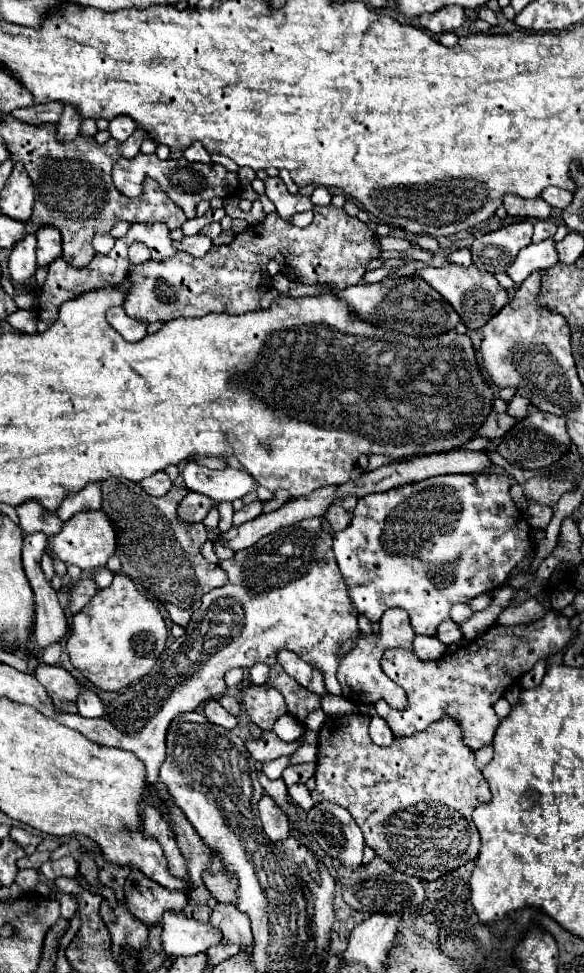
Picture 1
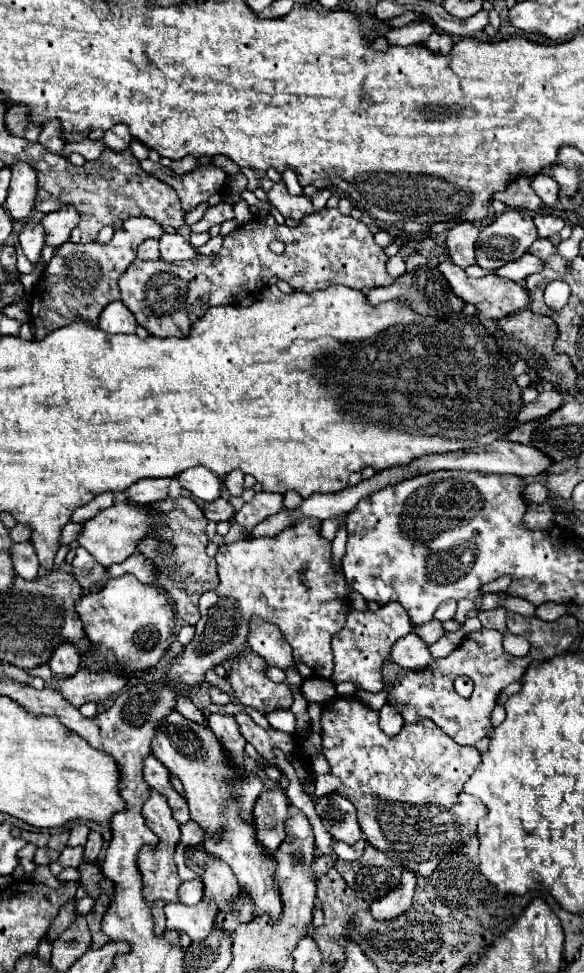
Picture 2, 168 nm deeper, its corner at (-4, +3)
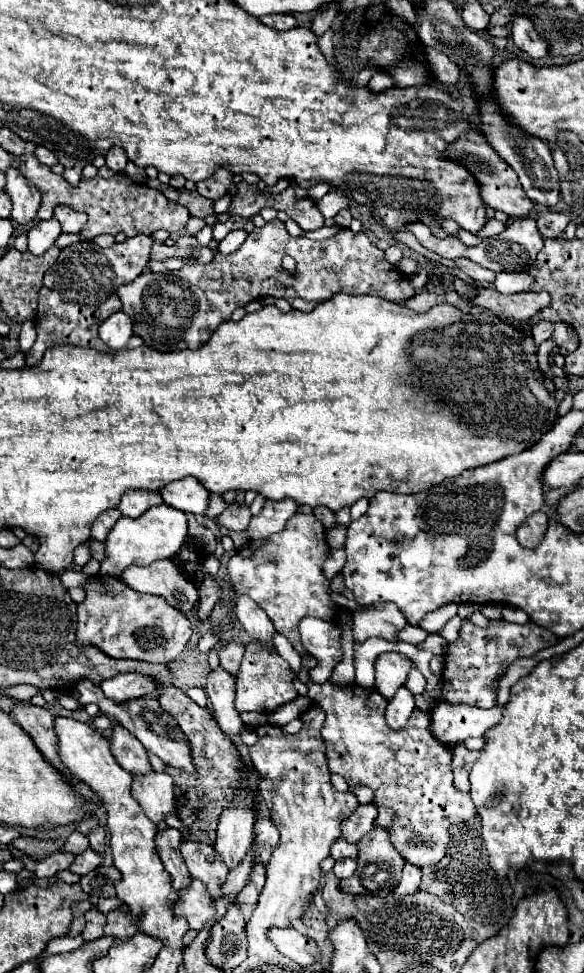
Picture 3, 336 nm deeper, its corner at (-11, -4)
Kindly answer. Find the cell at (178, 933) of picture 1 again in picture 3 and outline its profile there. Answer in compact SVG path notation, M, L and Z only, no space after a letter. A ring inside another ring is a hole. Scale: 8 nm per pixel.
M197 879L191 881L191 887L187 891L183 891L183 895L181 895L181 905L179 905L177 915L183 915L189 923L189 927L195 931L201 931L205 927L205 923L215 917L213 899L211 899L207 887L203 887L203 883L199 883Z

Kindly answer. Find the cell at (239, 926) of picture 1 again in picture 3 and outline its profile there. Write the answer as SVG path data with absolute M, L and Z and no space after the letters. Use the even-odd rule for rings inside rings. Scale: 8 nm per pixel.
M183 841L183 845L179 849L187 863L191 877L203 881L207 891L211 893L211 897L217 899L221 893L221 887L227 879L227 873L229 873L221 855L211 845L195 843L195 841L187 841L187 843Z

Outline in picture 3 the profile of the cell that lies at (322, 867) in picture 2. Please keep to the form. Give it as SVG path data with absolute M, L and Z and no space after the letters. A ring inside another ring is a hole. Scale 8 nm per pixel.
M339 859L333 867L333 873L335 873L335 877L345 879L345 877L351 877L355 873L355 867L357 867L355 859Z

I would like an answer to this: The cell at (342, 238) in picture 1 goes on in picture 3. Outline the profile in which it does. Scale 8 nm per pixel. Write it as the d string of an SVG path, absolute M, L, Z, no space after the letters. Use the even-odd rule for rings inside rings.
M273 219L265 223L261 229L253 229L245 243L229 255L217 253L215 259L207 265L185 265L179 271L173 273L153 273L145 271L135 281L119 287L119 299L123 303L123 311L133 321L135 335L143 337L145 345L157 349L157 351L179 351L179 349L197 349L209 341L213 331L219 323L231 319L231 313L237 307L245 307L249 301L263 299L267 295L285 297L293 309L299 311L313 311L319 303L327 301L335 293L349 293L349 295L377 295L381 299L401 303L403 299L409 299L415 295L415 289L409 285L407 275L397 271L393 265L387 263L385 253L377 249L369 235L359 231L353 233L351 229L341 229L337 235L323 239L323 241L311 241L307 237L293 237L287 233L285 225L279 219ZM283 255L291 255L297 263L297 273L289 273L283 269L281 259Z

